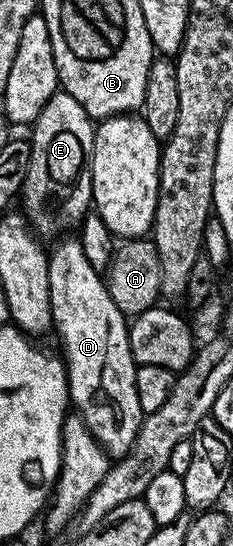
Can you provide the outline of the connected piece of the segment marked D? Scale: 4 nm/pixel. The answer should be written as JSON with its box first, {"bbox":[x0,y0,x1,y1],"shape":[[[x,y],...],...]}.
{"bbox":[48,237,144,460],"shape":[[[64,237],[48,257],[50,277],[50,309],[55,334],[60,334],[64,346],[62,358],[68,373],[68,398],[71,406],[84,418],[84,424],[113,460],[122,458],[134,445],[140,423],[144,420],[142,405],[138,405],[138,389],[134,385],[137,361],[132,346],[129,320],[118,309],[114,297],[110,297],[105,276],[86,261],[79,238]]]}

